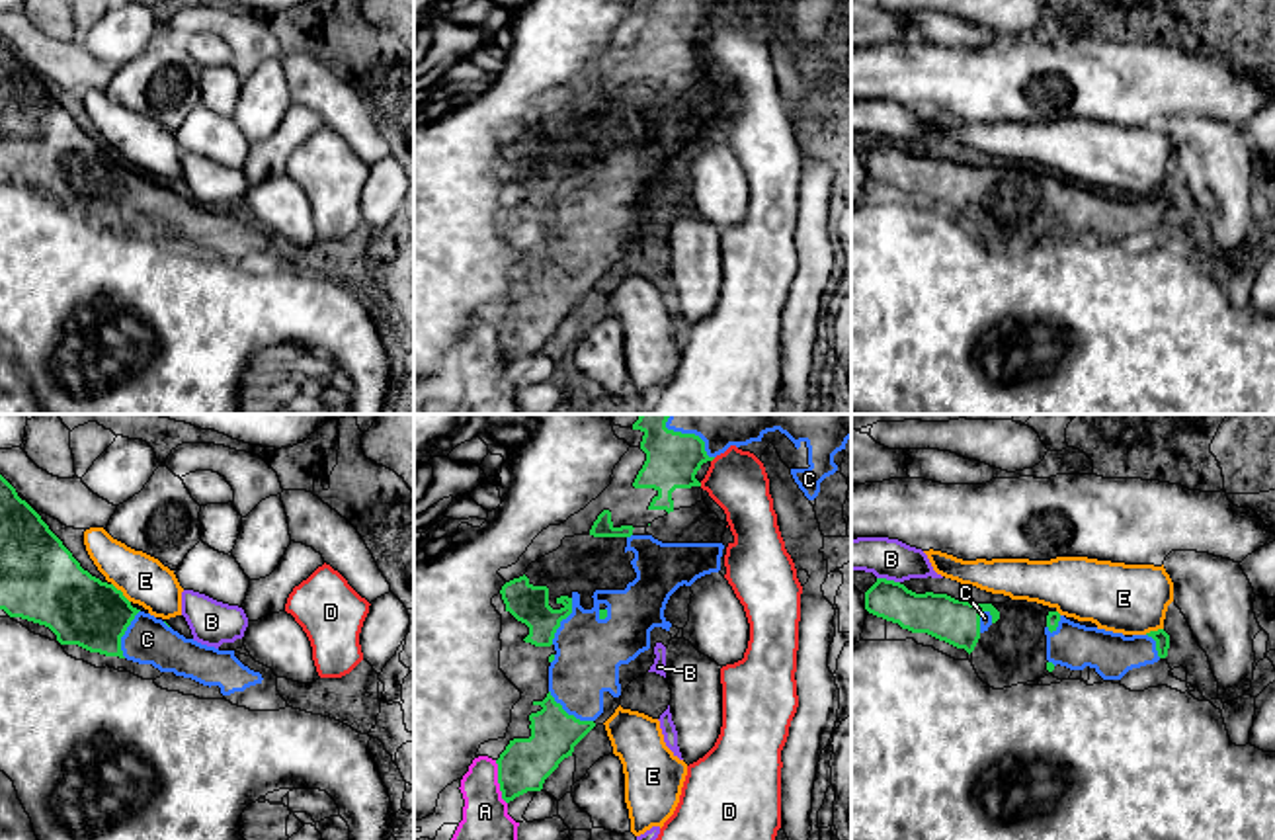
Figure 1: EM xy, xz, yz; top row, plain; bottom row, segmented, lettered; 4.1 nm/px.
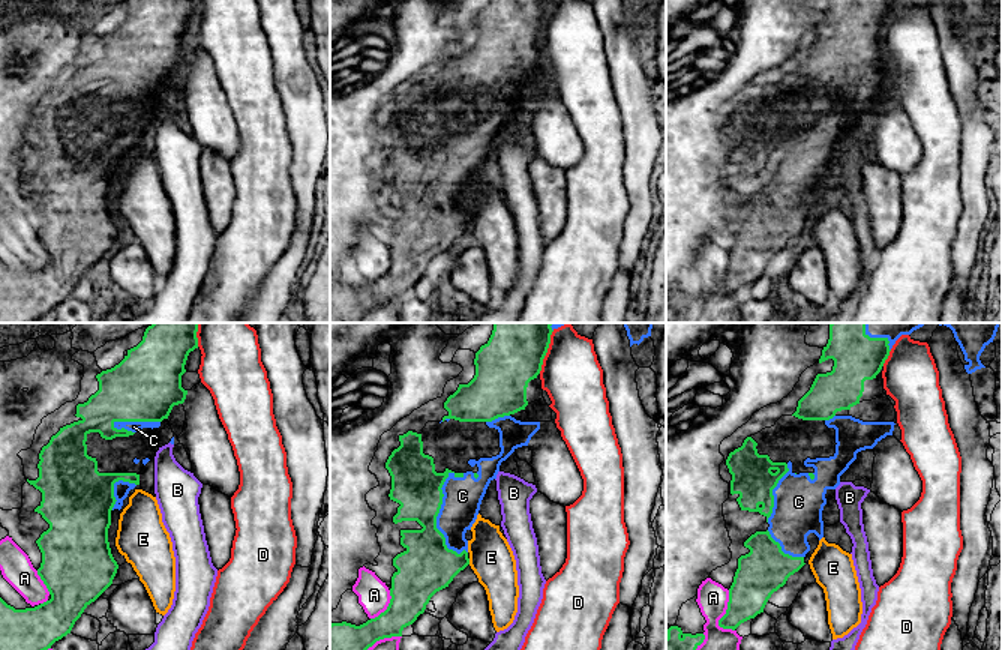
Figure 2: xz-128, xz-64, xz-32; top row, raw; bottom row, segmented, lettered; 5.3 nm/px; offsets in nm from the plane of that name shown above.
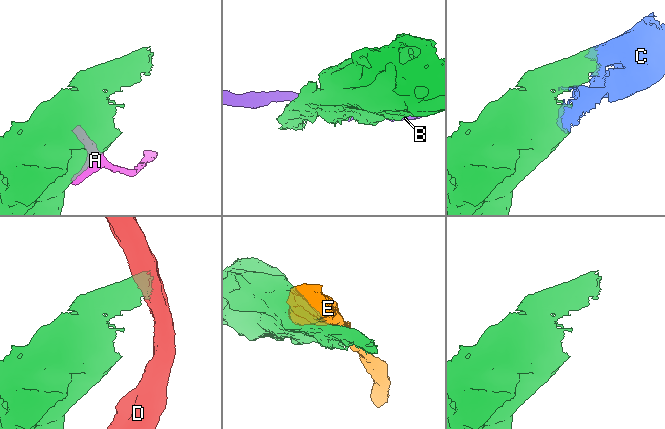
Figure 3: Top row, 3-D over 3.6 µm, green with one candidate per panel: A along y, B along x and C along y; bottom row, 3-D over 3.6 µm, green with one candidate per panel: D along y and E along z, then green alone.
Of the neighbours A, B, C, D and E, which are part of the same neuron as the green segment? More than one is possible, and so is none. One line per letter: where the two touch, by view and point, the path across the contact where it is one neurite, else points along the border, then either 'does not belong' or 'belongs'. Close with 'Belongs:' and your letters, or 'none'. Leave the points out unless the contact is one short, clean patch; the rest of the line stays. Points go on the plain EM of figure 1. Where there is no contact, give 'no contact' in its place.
A: contact xz (498, 344); does not belong
B: contact yz (889, 143); border yz (877, 139), (899, 145); does not belong
C: contact xz (567, 276); belongs
D: no contact; does not belong
E: contact xy (122, 155); does not belong
Belongs: C

